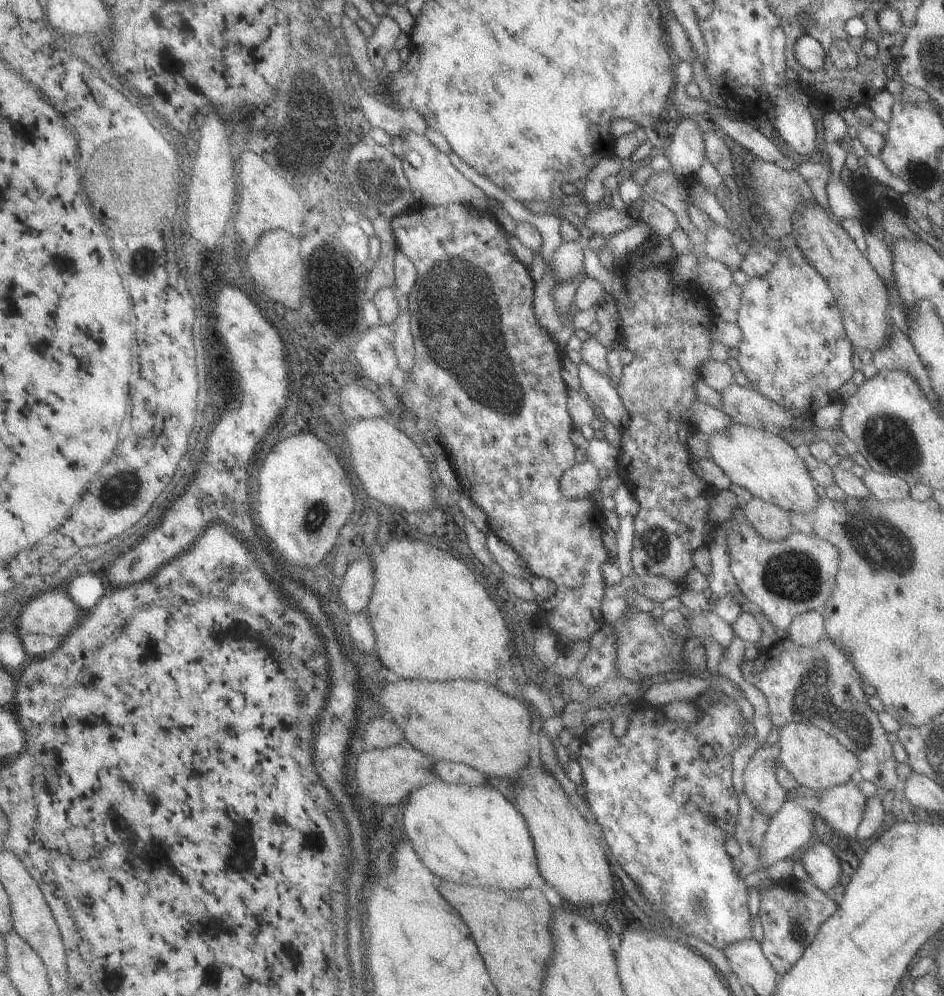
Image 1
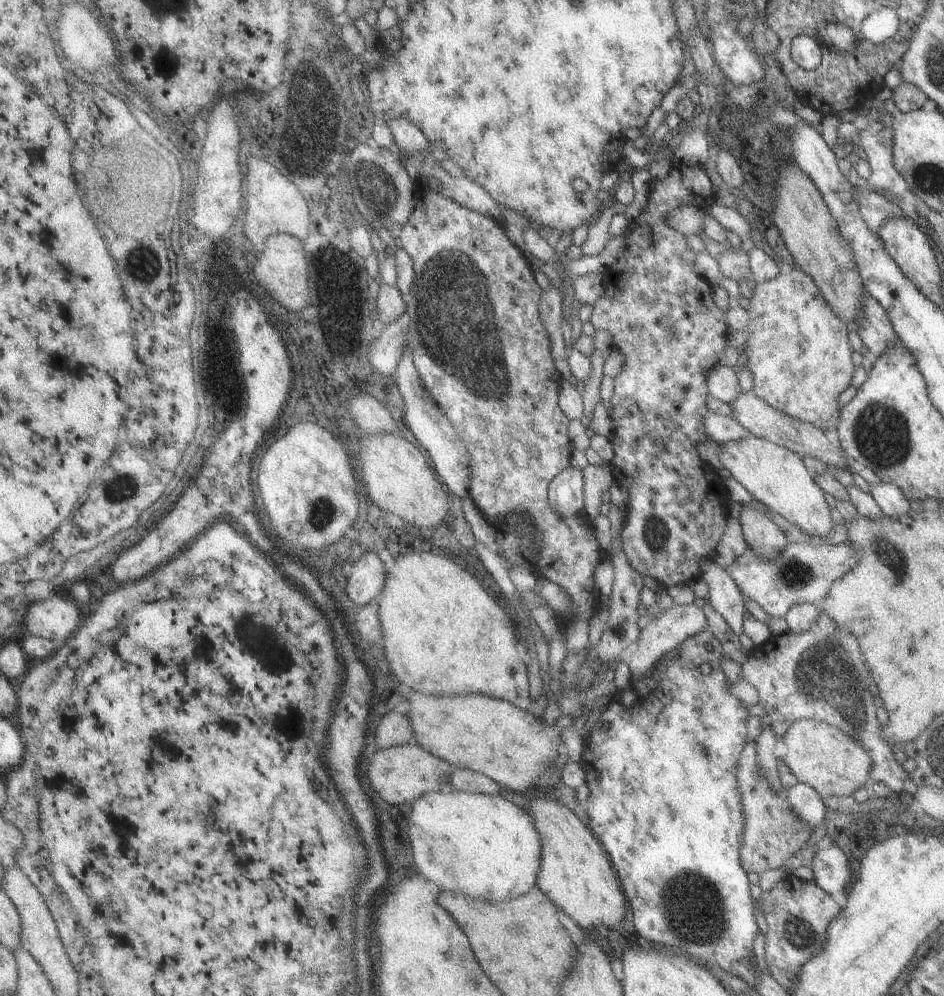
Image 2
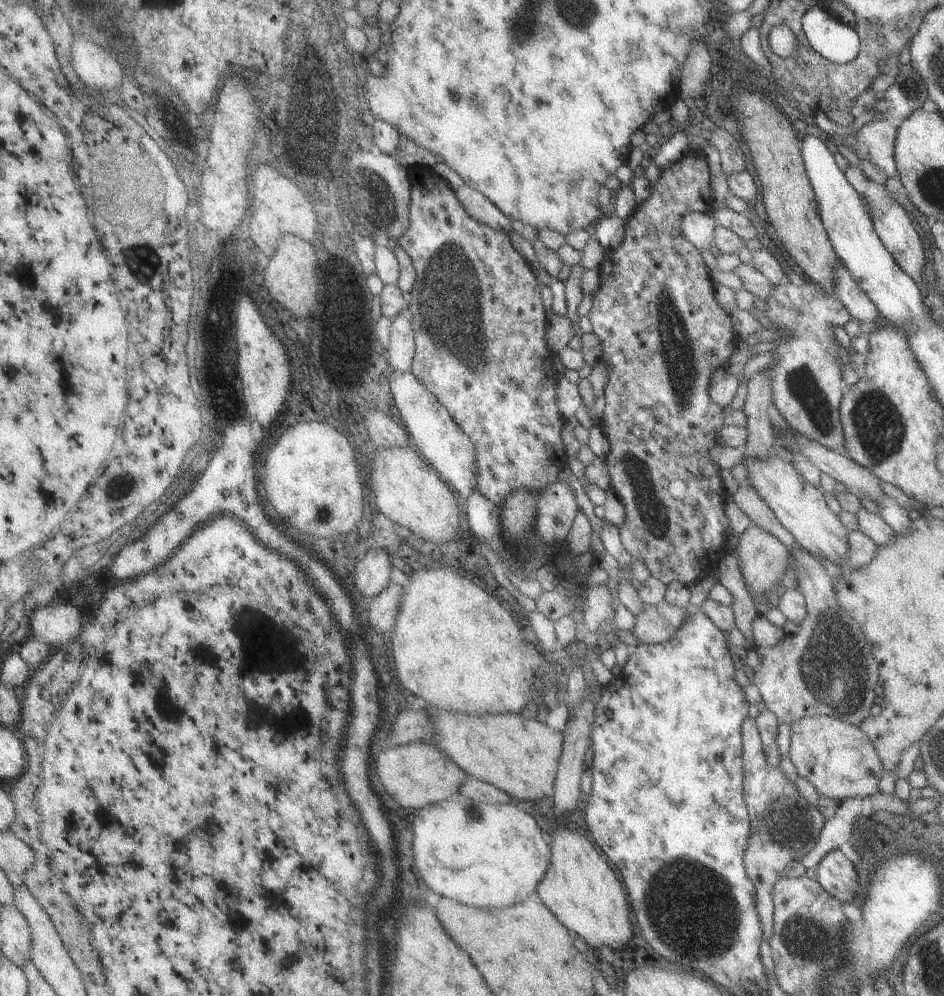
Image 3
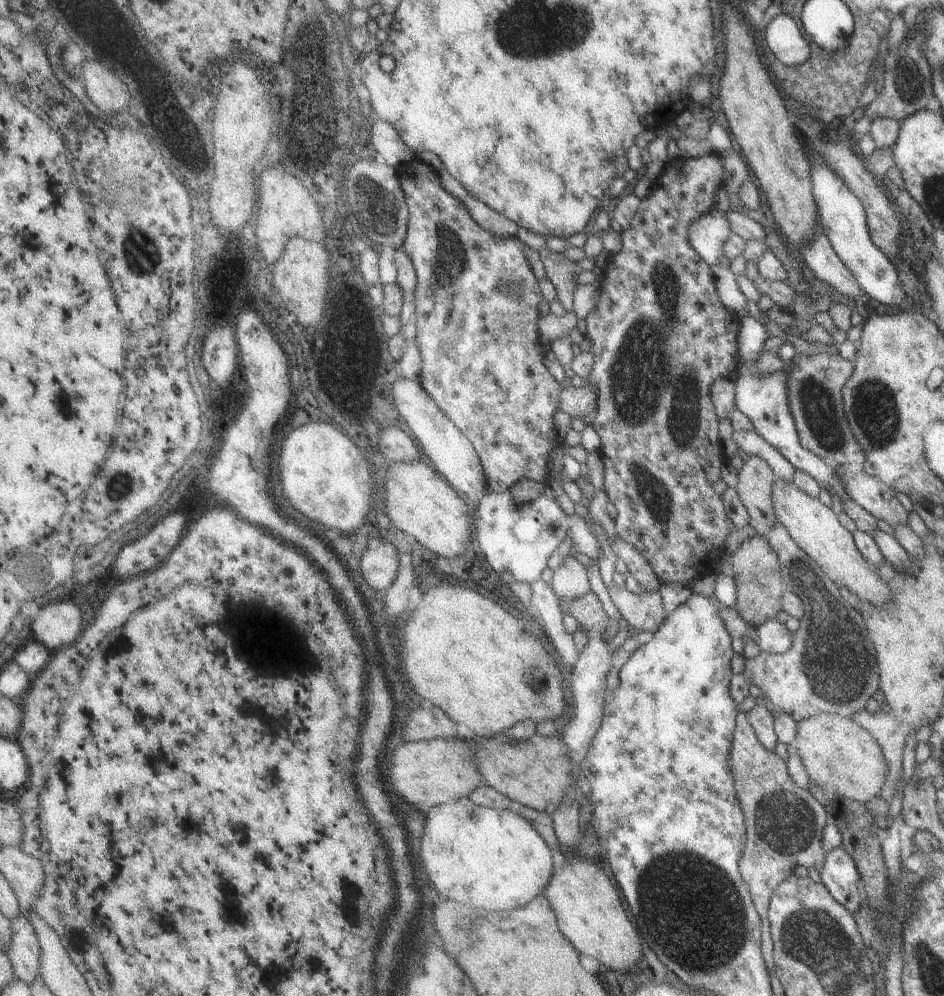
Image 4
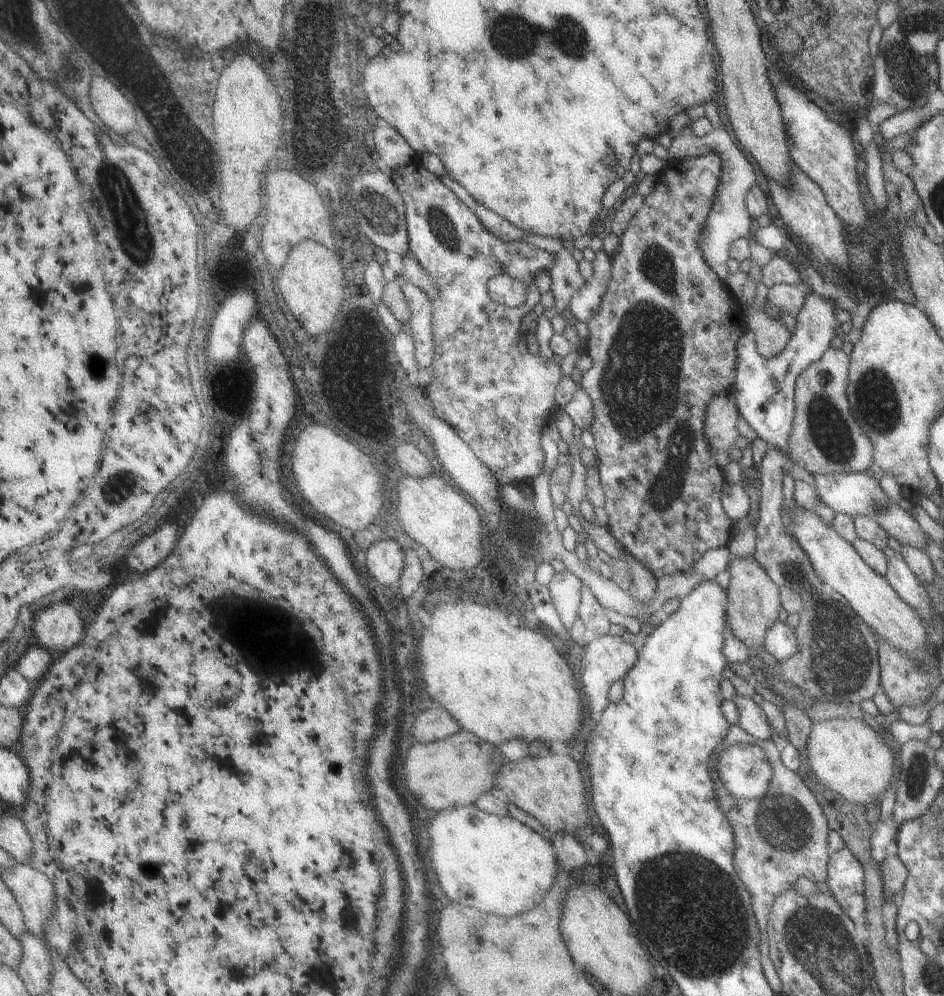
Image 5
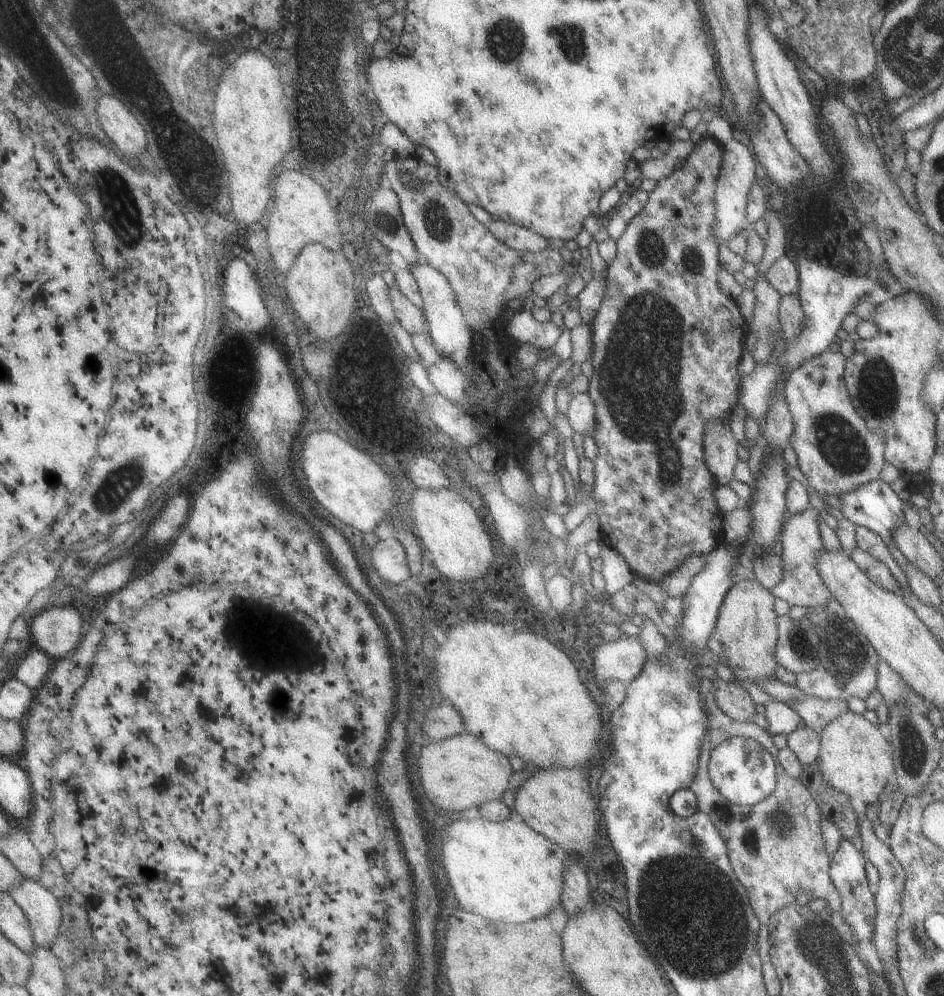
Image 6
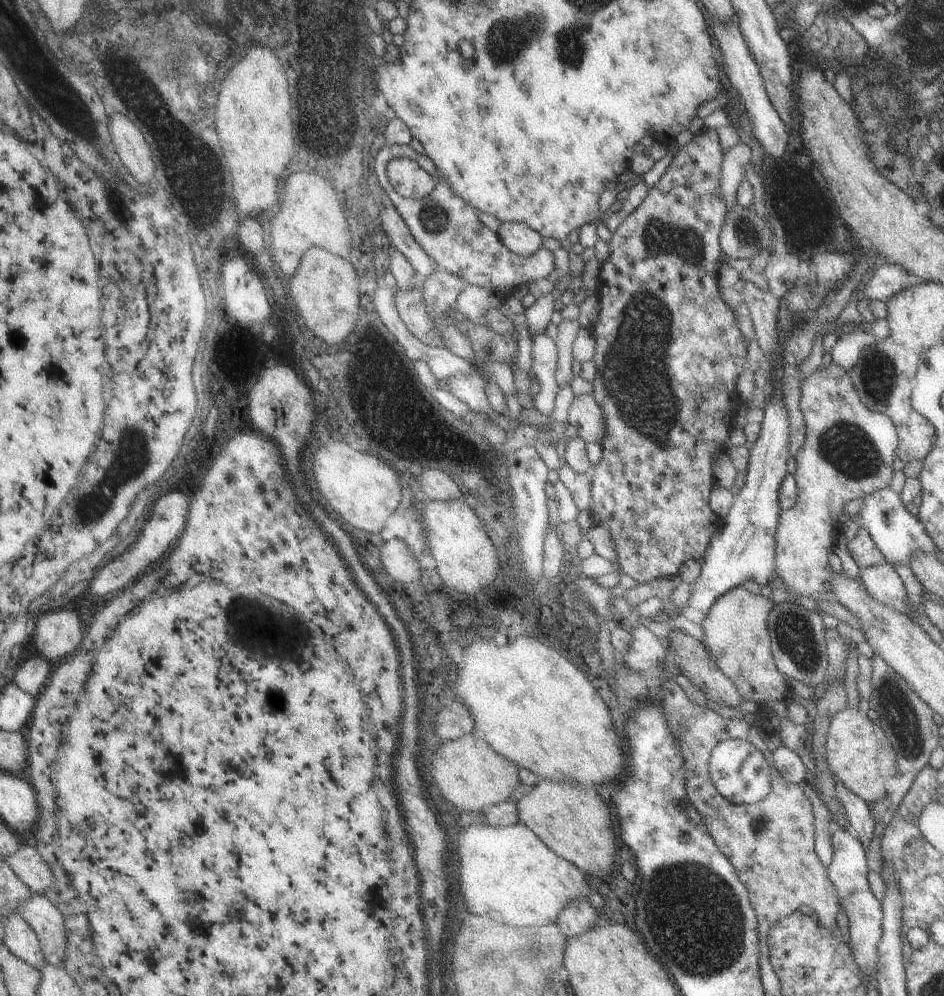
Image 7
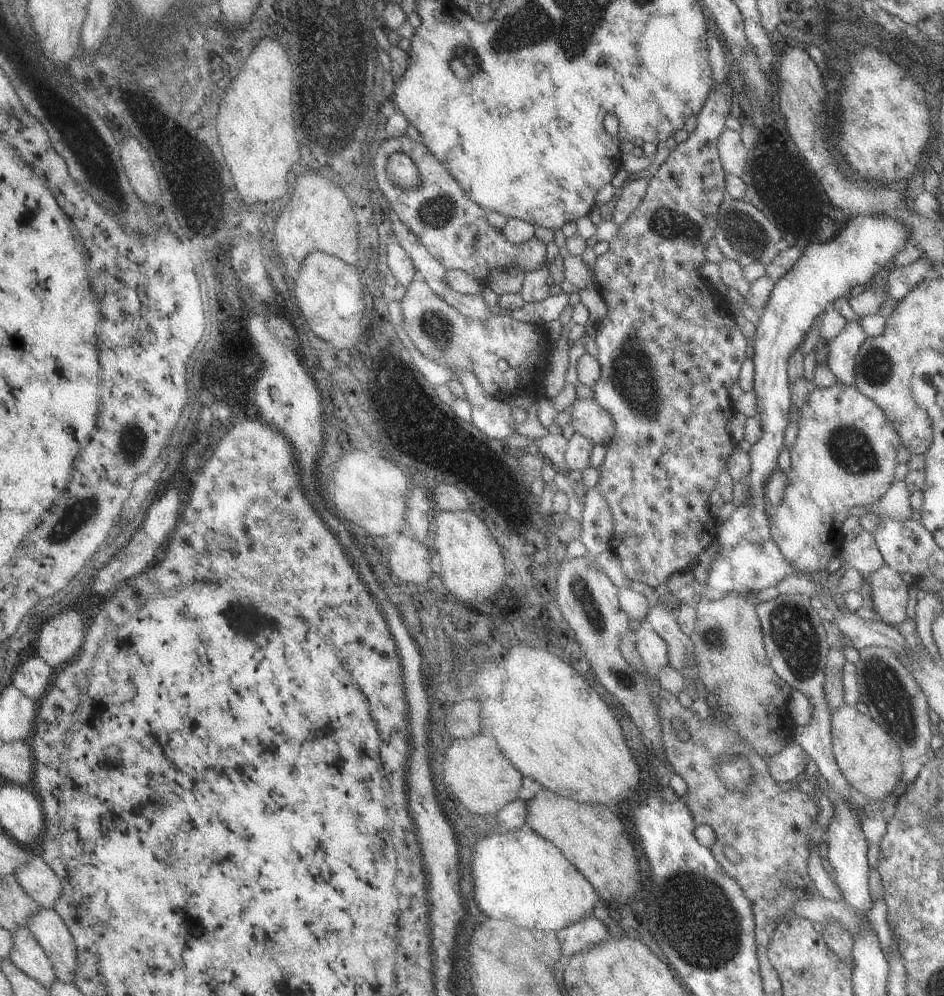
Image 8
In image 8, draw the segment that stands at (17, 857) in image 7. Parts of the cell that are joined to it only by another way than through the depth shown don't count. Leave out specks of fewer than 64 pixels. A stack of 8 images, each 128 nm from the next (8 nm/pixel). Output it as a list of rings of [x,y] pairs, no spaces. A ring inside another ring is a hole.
[[[32,854],[30,860],[16,870],[15,877],[39,908],[54,909],[56,900],[62,894],[63,886],[60,877],[41,856]]]

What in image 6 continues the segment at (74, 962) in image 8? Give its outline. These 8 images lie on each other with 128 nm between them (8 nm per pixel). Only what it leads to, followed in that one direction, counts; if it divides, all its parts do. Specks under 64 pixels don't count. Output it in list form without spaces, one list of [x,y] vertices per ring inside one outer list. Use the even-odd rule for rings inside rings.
[[[28,878],[9,893],[24,912],[35,944],[40,948],[52,948],[63,919],[58,899],[37,880]]]

